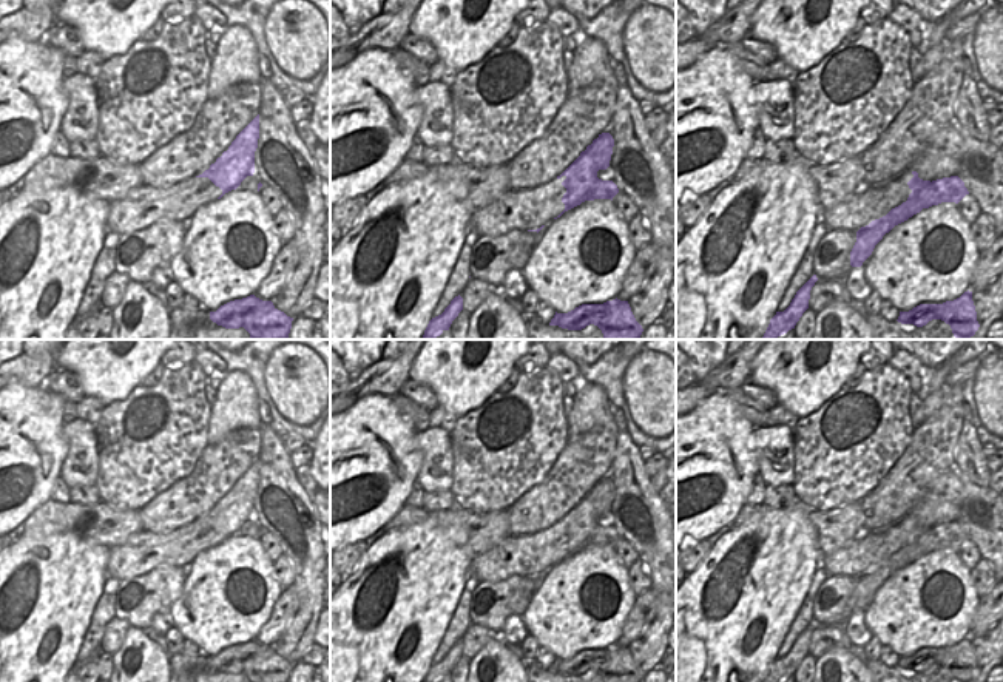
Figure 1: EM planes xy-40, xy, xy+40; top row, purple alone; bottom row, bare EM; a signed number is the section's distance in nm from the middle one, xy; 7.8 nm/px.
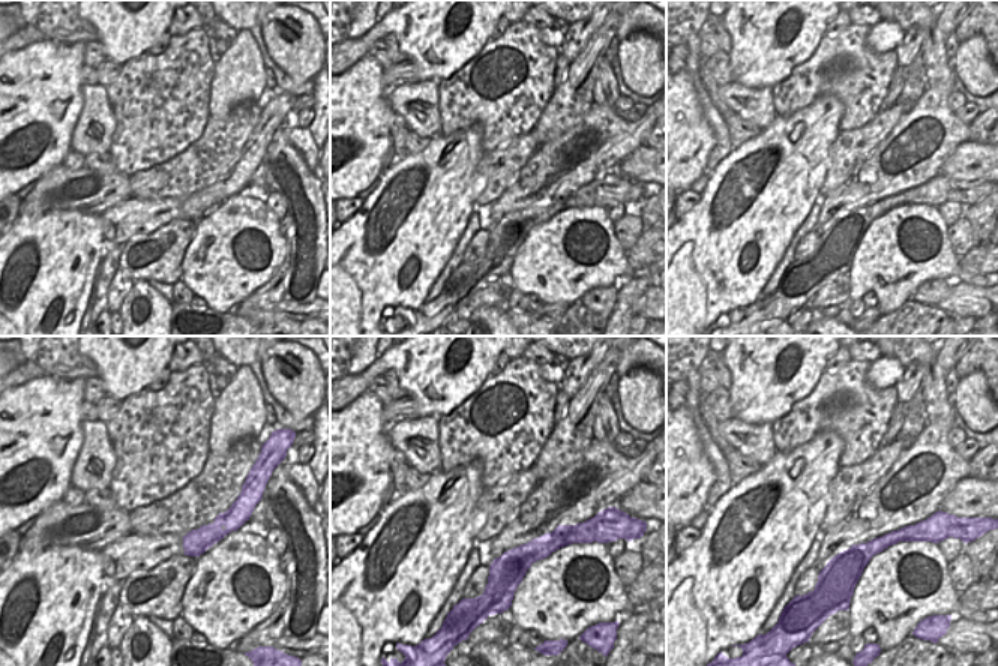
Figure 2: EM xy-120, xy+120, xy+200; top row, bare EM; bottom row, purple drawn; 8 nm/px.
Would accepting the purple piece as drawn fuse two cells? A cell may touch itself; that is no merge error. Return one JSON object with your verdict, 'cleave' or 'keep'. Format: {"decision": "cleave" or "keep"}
{"decision": "cleave"}

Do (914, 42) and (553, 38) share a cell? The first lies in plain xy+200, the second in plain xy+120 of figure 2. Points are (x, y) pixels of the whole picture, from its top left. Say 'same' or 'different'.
different

